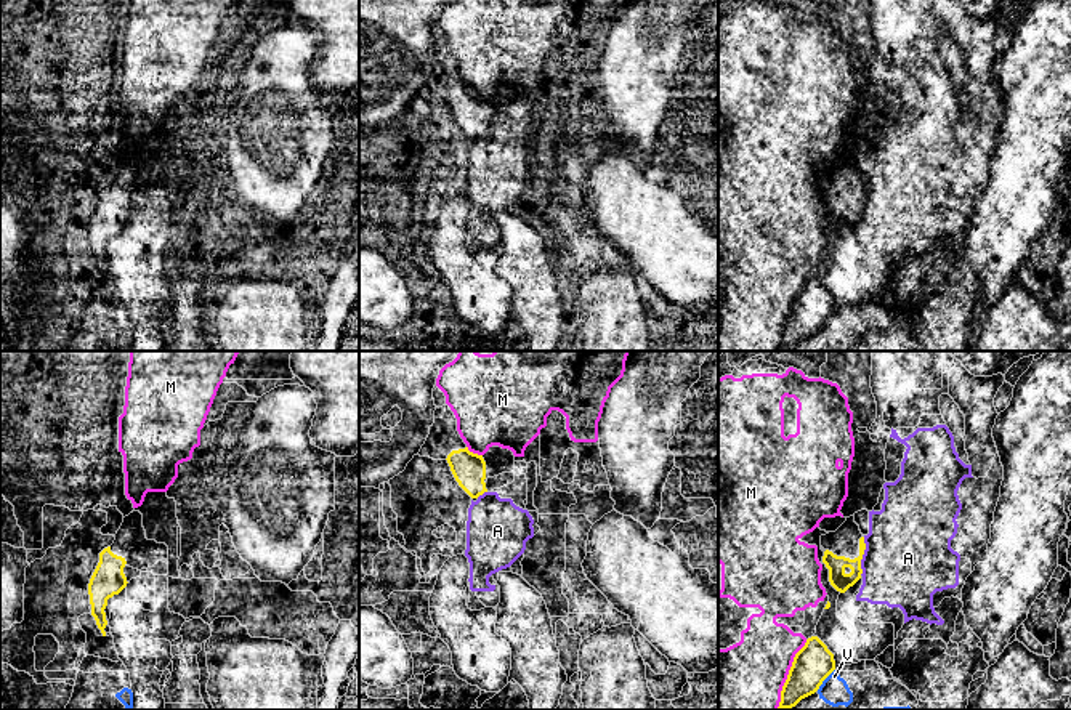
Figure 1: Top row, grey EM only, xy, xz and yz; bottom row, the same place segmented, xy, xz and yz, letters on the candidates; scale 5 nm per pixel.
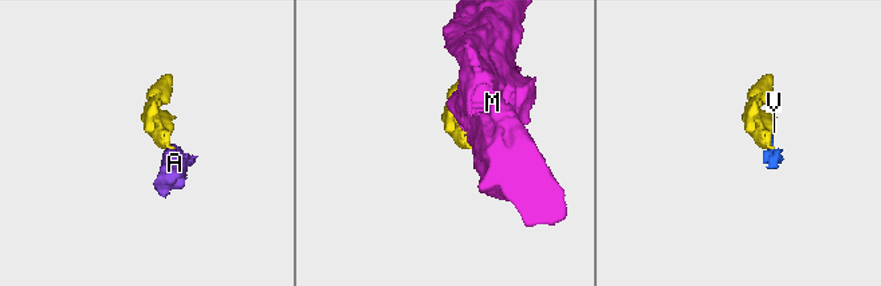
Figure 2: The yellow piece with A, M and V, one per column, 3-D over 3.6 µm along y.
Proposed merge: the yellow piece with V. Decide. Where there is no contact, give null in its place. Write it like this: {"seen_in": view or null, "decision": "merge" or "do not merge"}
{"seen_in": "yz", "decision": "do not merge"}

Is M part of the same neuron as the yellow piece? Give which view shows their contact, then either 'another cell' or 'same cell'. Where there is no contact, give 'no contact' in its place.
meets yellow in yz; another cell

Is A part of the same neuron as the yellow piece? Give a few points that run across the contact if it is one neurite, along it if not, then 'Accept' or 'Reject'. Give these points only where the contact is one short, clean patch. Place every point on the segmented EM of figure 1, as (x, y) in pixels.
Line: yz (864, 537), (860, 574). Reject

